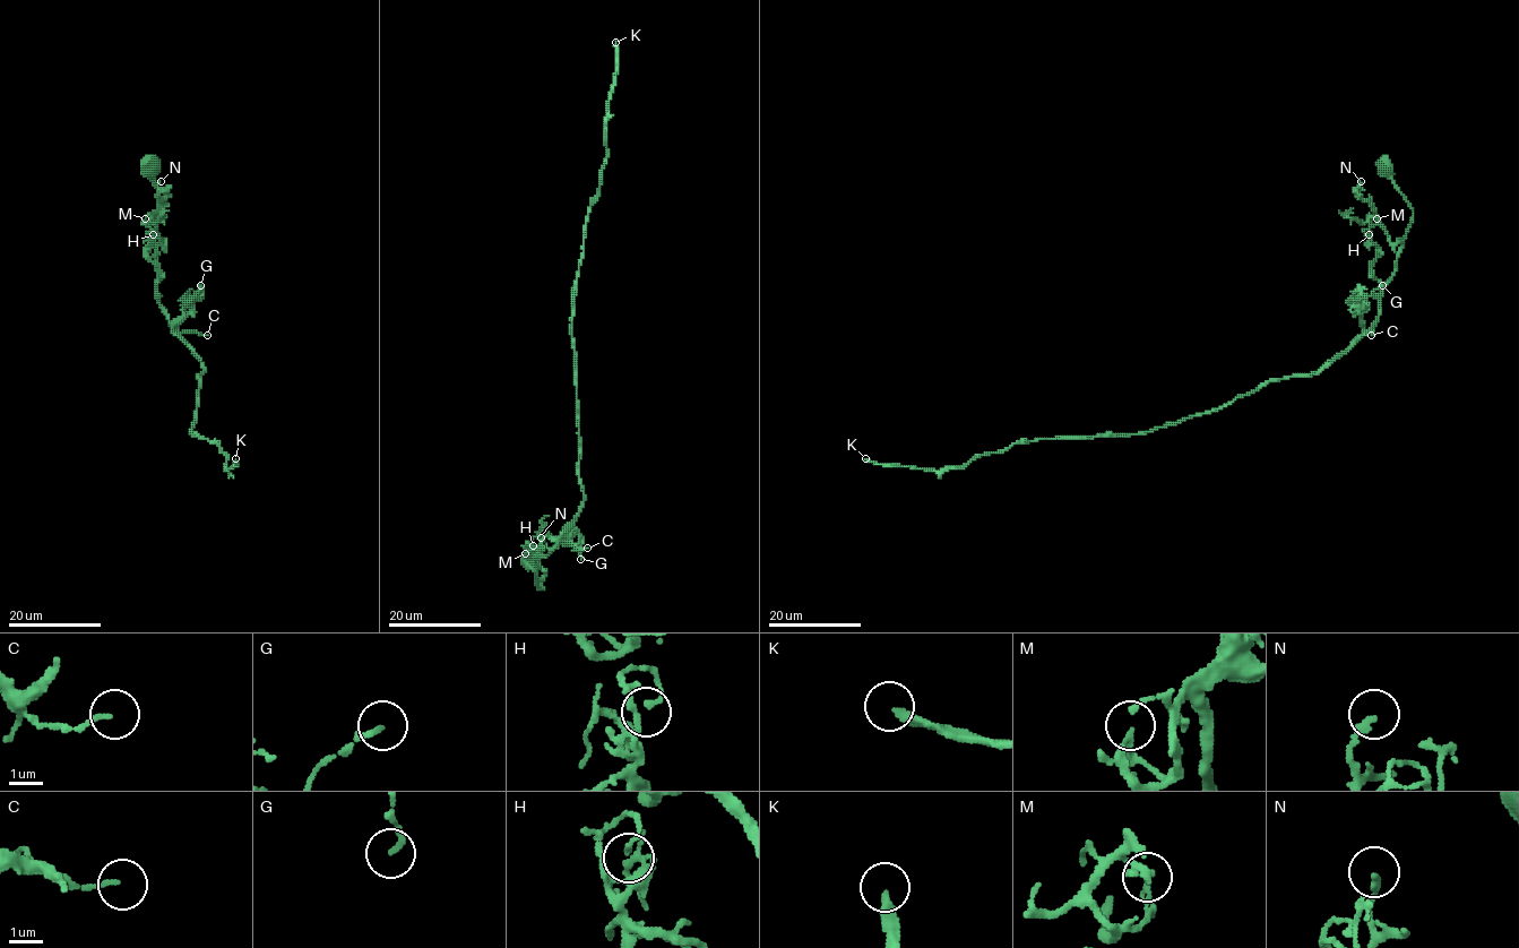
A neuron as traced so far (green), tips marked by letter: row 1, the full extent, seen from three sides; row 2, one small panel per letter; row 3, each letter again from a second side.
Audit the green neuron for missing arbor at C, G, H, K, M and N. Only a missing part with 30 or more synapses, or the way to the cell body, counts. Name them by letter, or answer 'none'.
K

